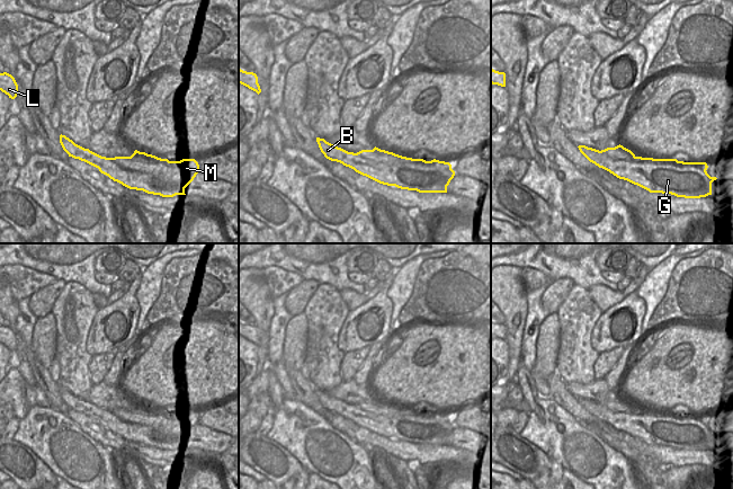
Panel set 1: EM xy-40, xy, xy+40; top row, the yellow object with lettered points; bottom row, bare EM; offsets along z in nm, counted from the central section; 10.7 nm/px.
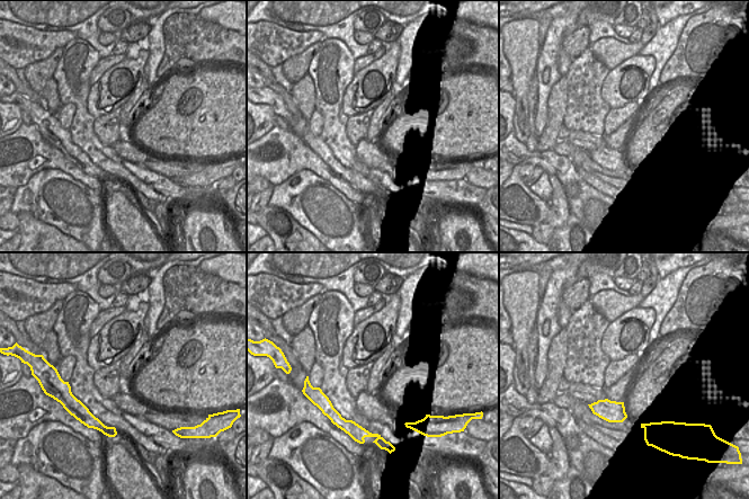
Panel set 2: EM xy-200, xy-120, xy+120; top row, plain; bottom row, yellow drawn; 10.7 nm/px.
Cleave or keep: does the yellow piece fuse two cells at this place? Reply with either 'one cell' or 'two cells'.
two cells

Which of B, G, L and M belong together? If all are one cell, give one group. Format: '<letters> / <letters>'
B G L / M

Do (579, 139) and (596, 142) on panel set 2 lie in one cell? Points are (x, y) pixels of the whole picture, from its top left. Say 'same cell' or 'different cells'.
same cell

